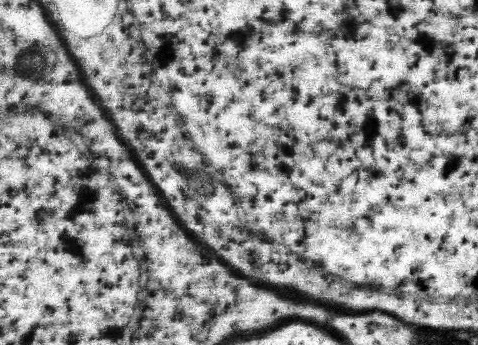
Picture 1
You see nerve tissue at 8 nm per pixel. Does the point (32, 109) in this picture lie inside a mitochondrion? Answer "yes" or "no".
no

